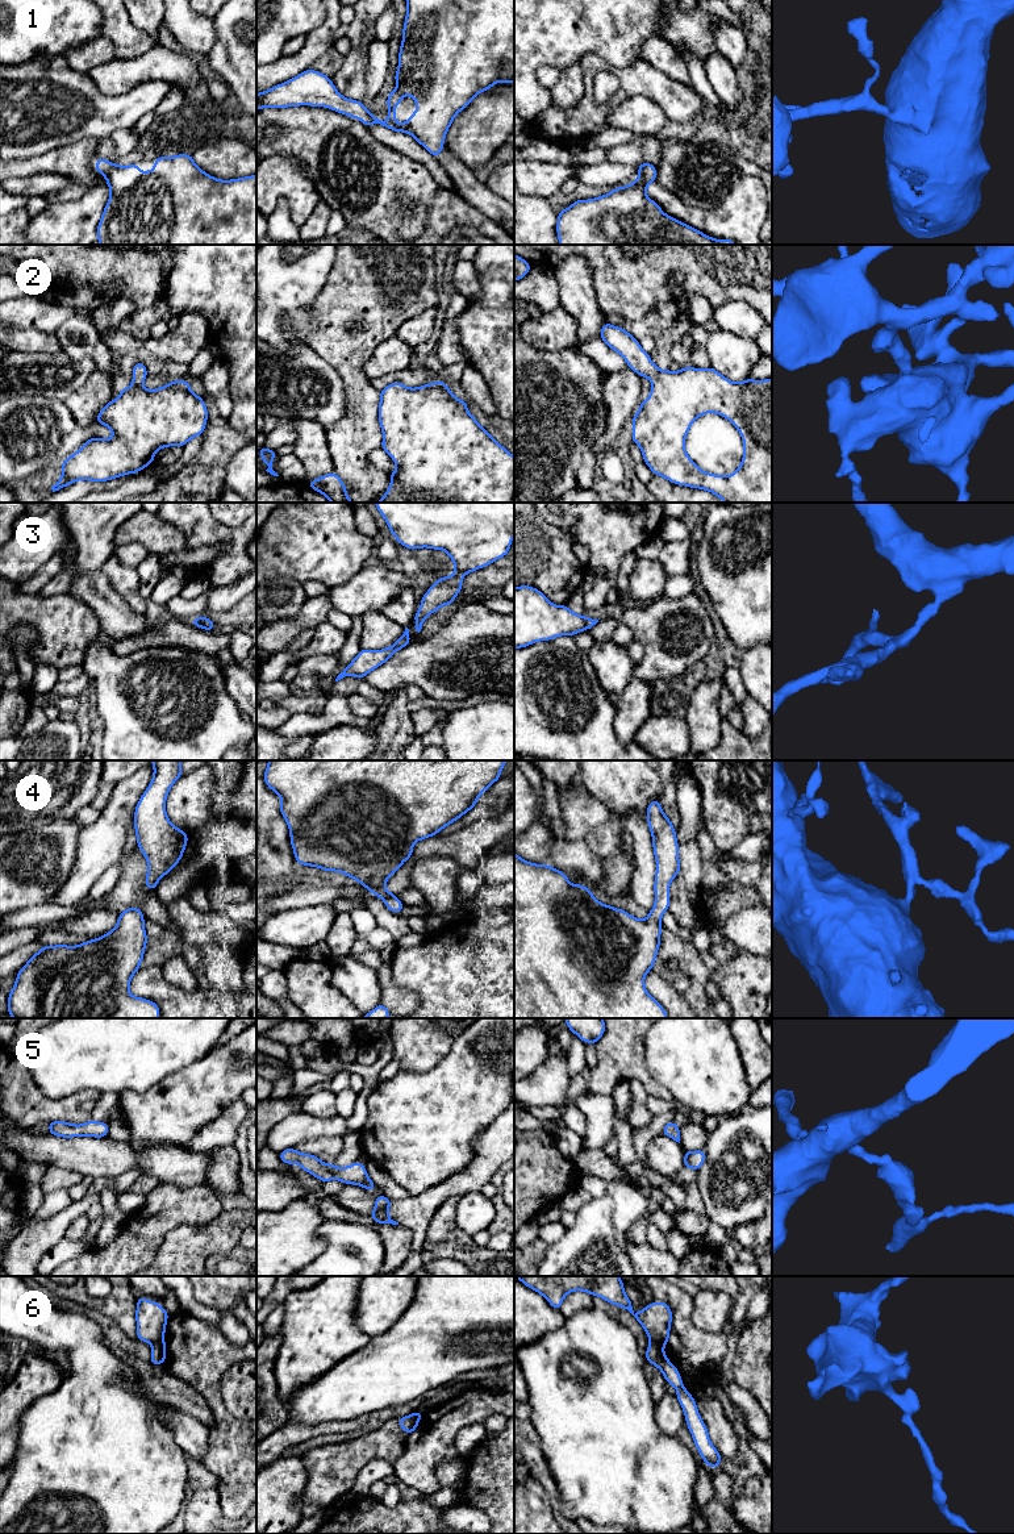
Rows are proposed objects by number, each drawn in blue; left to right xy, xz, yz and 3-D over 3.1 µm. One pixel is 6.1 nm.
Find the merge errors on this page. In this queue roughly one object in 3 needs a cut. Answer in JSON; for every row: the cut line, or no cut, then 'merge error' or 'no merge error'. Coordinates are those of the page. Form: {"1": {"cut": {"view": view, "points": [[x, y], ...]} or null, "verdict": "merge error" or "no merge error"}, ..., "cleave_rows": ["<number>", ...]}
{"1": {"cut": null, "verdict": "no merge error"}, "2": {"cut": null, "verdict": "no merge error"}, "3": {"cut": null, "verdict": "no merge error"}, "4": {"cut": null, "verdict": "no merge error"}, "5": {"cut": null, "verdict": "no merge error"}, "6": {"cut": {"view": "yz", "points": [[651, 1339], [663, 1345]]}, "verdict": "merge error"}, "cleave_rows": ["6"]}

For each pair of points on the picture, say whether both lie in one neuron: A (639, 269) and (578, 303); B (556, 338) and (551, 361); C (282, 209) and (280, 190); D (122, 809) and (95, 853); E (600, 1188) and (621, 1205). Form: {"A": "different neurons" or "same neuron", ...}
{"A": "different neurons", "B": "different neurons", "C": "different neurons", "D": "same neuron", "E": "different neurons"}

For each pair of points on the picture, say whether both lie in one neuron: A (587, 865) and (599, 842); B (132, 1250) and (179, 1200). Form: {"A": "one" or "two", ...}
{"A": "two", "B": "one"}

